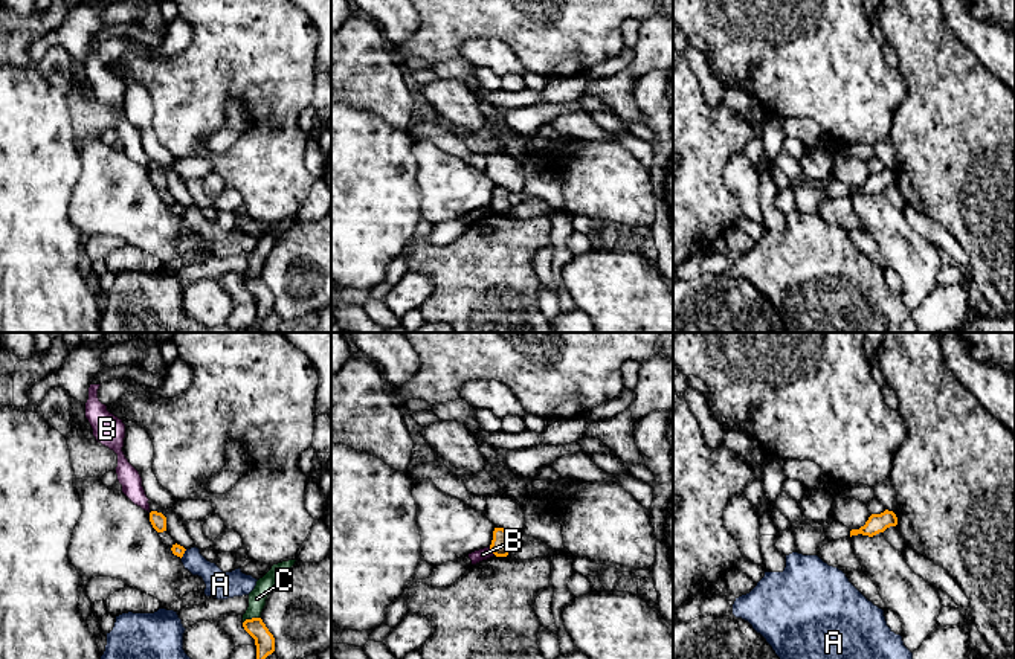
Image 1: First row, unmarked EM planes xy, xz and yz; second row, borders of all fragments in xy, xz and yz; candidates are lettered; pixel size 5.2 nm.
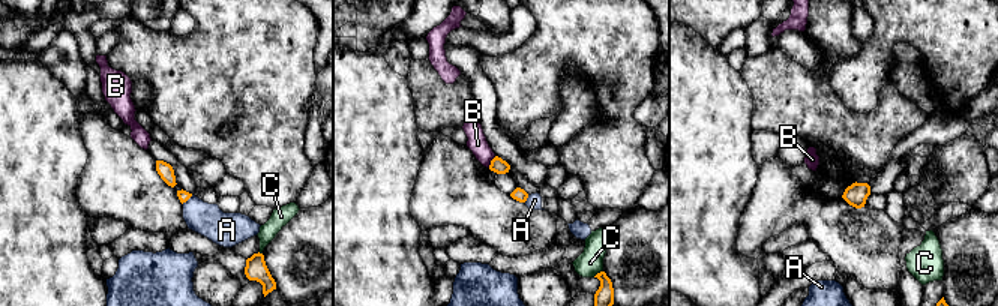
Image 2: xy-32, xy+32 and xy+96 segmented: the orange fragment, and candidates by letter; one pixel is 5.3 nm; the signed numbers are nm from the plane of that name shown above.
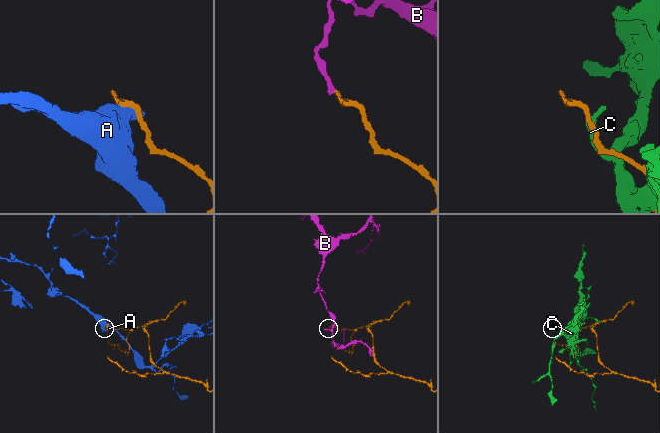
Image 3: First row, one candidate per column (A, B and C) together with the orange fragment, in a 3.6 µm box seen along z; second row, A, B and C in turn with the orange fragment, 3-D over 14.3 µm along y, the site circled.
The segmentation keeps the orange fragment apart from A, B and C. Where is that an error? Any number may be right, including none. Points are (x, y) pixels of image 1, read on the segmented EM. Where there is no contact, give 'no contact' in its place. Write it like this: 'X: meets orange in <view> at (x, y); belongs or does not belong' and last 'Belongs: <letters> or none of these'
A: meets orange in xy at (183, 552); does not belong
B: meets orange in xz at (492, 549); does not belong
C: meets orange in xy at (252, 618); does not belong
Belongs: none of these

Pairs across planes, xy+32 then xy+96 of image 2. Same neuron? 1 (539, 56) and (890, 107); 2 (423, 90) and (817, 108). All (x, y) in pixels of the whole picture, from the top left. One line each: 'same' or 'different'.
1: different
2: same

